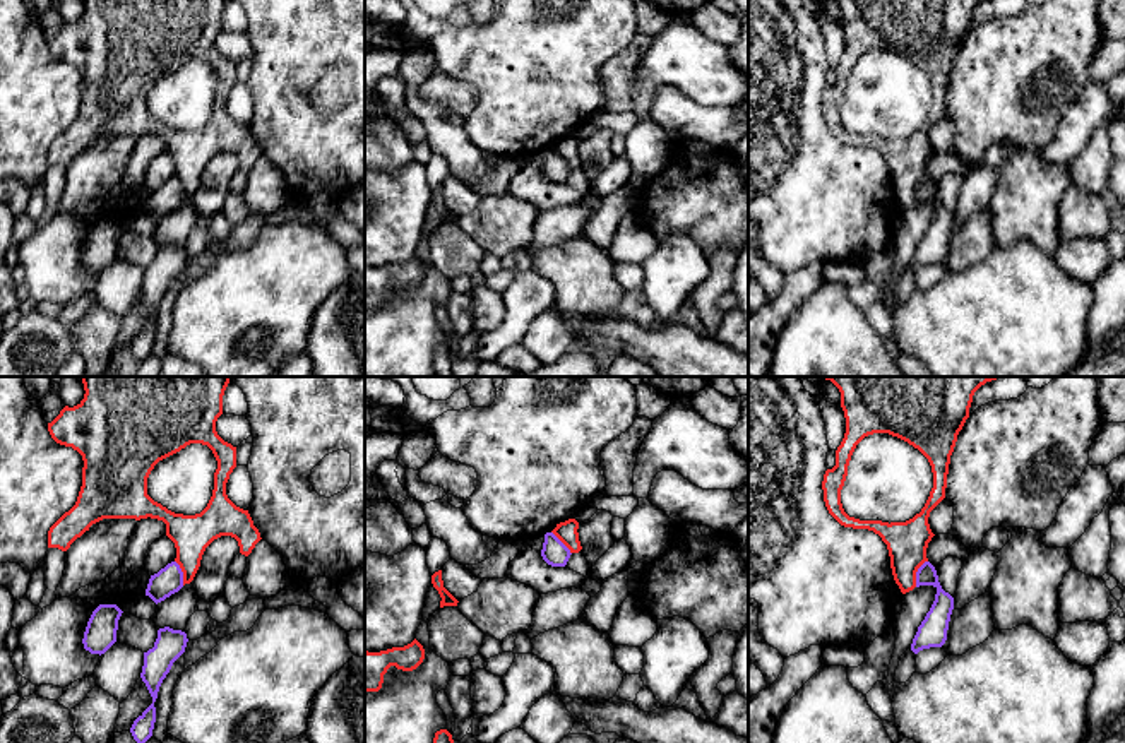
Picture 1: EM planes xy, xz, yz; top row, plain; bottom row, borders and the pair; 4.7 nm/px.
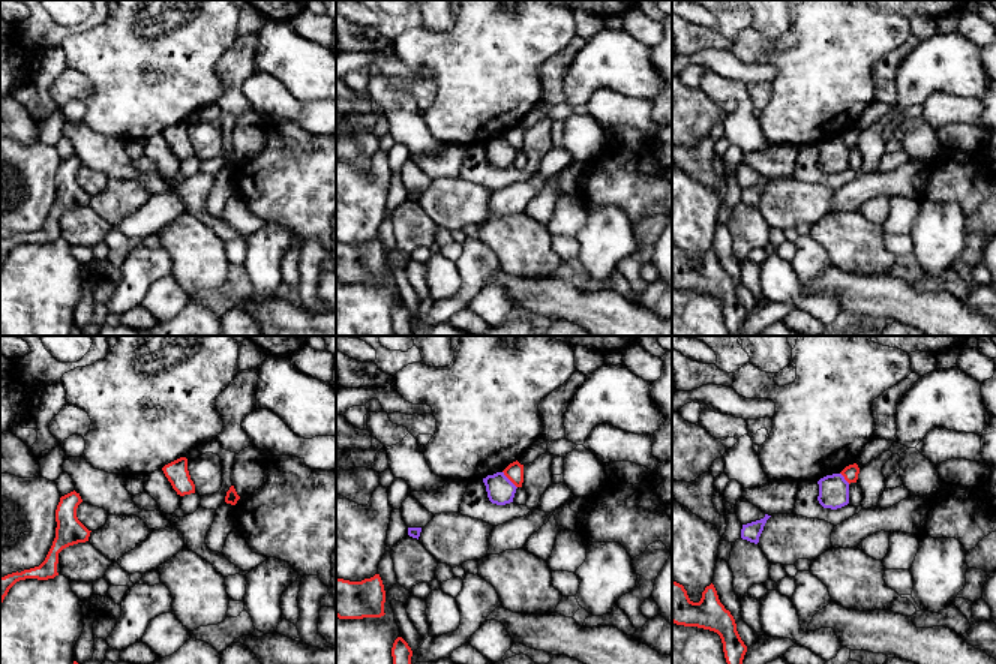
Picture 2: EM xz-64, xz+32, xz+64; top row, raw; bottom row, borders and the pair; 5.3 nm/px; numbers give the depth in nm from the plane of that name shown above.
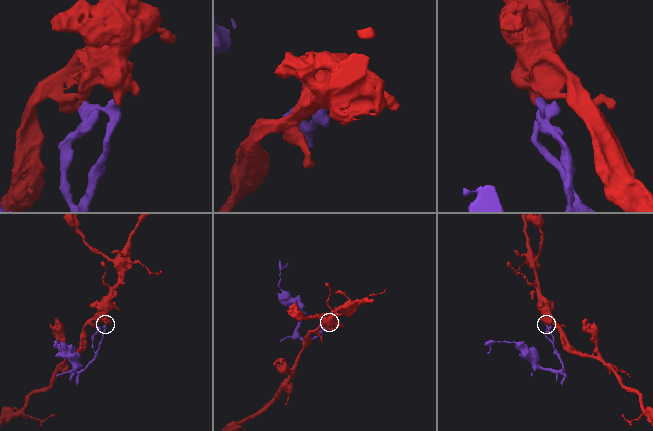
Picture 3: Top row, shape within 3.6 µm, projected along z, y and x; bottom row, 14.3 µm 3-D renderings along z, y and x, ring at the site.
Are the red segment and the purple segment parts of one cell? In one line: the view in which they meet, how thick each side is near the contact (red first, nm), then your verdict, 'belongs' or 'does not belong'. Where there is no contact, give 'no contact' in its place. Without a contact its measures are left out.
yz | 190/120 nm | does not belong

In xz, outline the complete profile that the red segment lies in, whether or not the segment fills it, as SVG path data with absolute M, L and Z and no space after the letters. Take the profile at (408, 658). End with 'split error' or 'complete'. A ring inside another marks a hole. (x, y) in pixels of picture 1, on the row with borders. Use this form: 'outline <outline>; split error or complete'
outline M416 639L404 647L392 647L380 652L365 651L365 692L378 692L384 683L384 675L390 666L413 671L423 659L425 649Z; complete

